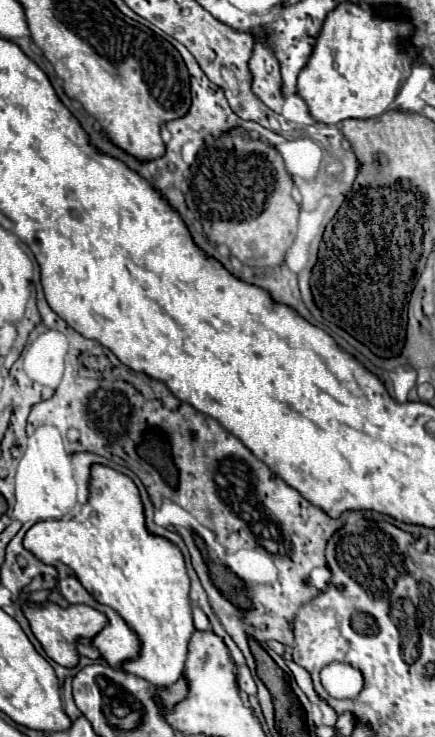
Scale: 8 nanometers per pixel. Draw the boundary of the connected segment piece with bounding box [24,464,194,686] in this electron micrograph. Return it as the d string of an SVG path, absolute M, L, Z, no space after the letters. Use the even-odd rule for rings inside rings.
M92 464L88 488L88 502L78 516L36 522L24 536L24 548L30 550L44 564L56 566L62 576L66 574L78 578L82 586L92 592L96 600L100 600L100 604L114 608L130 624L130 628L138 634L142 642L142 650L136 660L124 664L124 670L128 674L148 680L154 686L172 686L182 676L188 640L194 632L188 598L190 578L186 572L184 556L174 542L148 532L140 492L126 474L104 464Z

